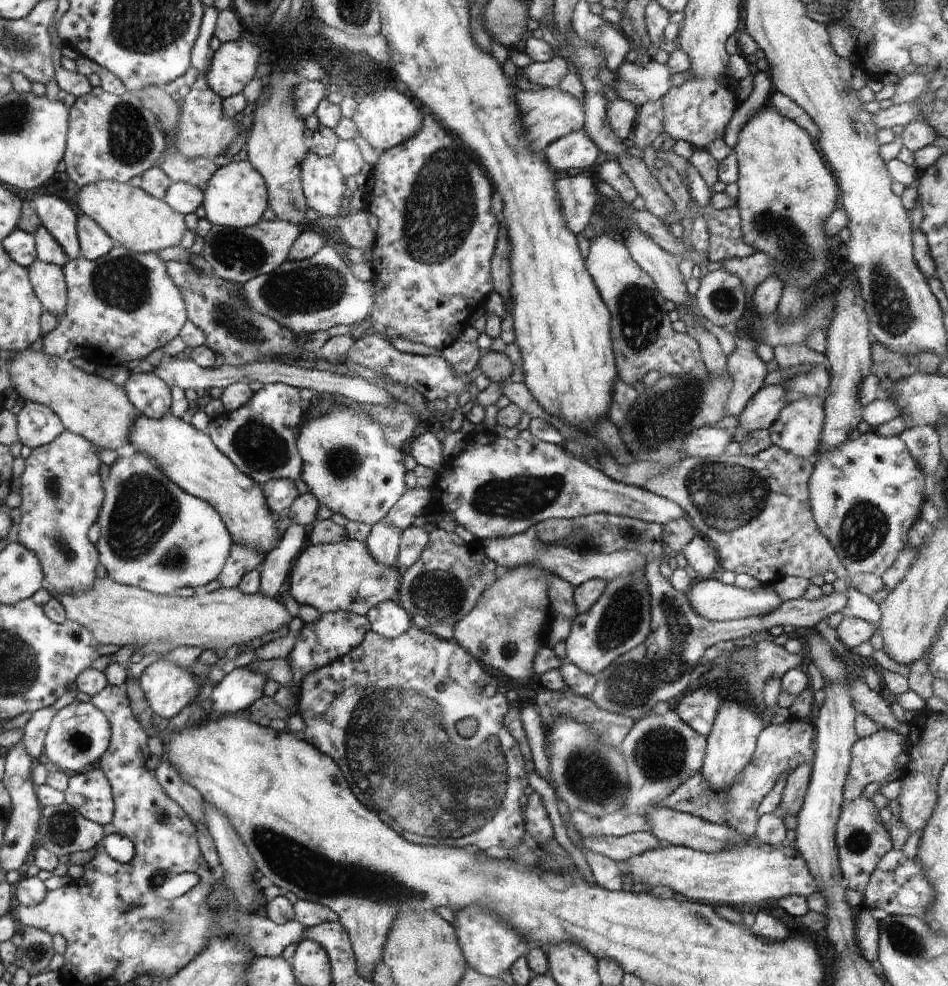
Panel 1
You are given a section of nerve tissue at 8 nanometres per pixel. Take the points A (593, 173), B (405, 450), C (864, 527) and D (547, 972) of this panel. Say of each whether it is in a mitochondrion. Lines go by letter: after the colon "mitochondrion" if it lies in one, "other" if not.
A: other
B: other
C: mitochondrion
D: other

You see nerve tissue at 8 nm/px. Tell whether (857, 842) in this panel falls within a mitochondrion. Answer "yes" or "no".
yes

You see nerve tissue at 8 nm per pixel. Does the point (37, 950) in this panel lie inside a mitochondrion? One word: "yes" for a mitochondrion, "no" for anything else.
yes

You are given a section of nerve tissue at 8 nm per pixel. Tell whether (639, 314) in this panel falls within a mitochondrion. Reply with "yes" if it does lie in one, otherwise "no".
yes

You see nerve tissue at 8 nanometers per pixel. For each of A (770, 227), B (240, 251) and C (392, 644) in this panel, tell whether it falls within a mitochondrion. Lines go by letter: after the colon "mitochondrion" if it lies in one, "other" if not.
A: mitochondrion
B: mitochondrion
C: other

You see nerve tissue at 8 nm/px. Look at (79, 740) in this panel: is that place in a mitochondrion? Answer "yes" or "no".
yes

